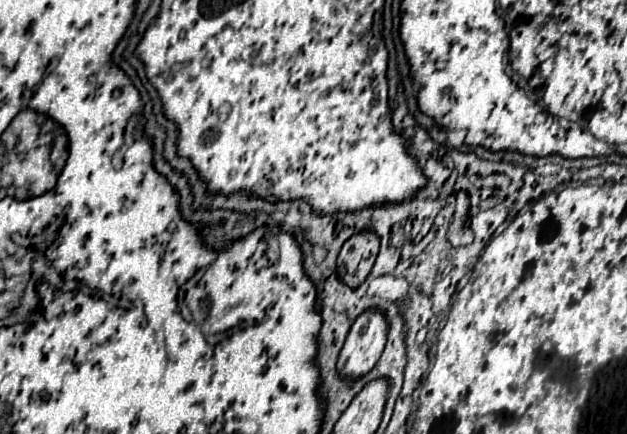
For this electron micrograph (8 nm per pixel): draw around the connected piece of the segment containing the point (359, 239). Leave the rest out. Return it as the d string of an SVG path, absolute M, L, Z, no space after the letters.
M372 231L352 235L344 243L338 255L338 267L336 267L338 279L346 283L350 289L360 287L372 271L372 265L378 255L378 247L380 247L380 239Z

